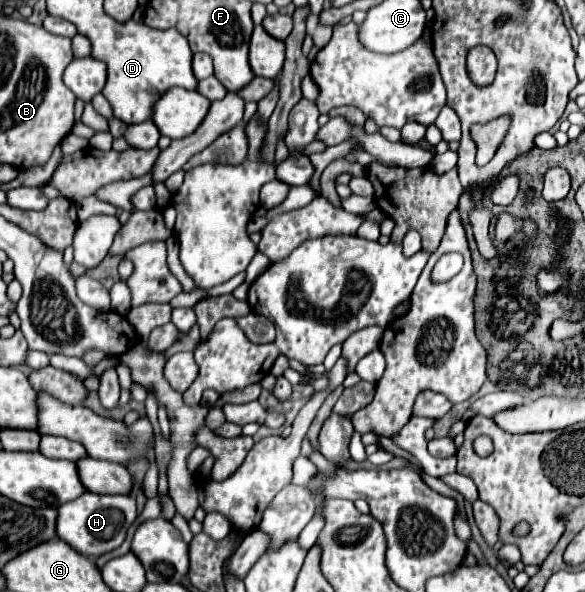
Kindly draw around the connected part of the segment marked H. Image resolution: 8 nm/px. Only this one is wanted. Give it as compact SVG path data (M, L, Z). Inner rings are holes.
M85 492L77 500L65 502L59 508L59 538L65 540L71 548L87 558L99 558L105 552L119 548L125 542L127 530L135 524L137 508L133 496L101 496L93 492Z

